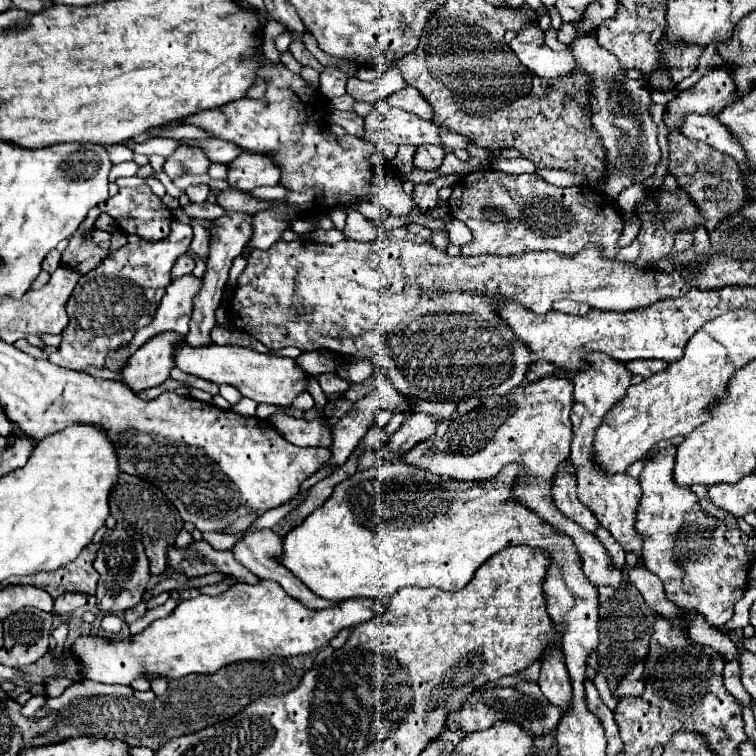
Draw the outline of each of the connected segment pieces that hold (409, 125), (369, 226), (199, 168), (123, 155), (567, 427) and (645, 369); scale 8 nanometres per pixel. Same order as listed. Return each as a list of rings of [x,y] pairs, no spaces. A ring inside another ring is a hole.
[[[385,101],[375,103],[371,115],[365,119],[367,141],[373,145],[395,143],[395,145],[421,145],[433,143],[433,123],[417,115],[389,107]]]
[[[344,208],[346,213],[346,225],[343,227],[345,239],[351,241],[367,241],[367,239],[377,239],[381,237],[381,229],[375,227],[367,217],[357,213],[355,209]]]
[[[181,145],[165,163],[165,173],[175,179],[179,175],[185,175],[185,173],[193,173],[193,175],[201,175],[201,173],[207,173],[209,169],[209,159],[205,157],[205,153],[201,149],[195,149],[195,147],[187,147],[187,145]]]
[[[109,145],[107,153],[109,153],[111,163],[123,163],[133,157],[133,151],[129,151],[125,145]]]
[[[543,377],[533,383],[519,385],[513,393],[505,397],[489,397],[481,405],[465,415],[455,417],[449,423],[449,429],[443,437],[429,437],[417,443],[403,461],[417,465],[425,471],[437,475],[449,475],[455,479],[488,479],[494,477],[507,465],[517,463],[521,467],[521,479],[515,485],[515,499],[525,507],[533,509],[543,521],[563,531],[577,545],[583,571],[593,581],[593,585],[613,585],[615,589],[627,587],[621,579],[621,569],[609,565],[605,547],[597,541],[595,535],[585,533],[575,521],[569,521],[557,513],[557,507],[551,497],[551,479],[557,471],[557,465],[569,457],[569,447],[573,439],[571,429],[571,405],[573,405],[573,383],[559,377]]]
[[[645,359],[645,361],[629,361],[629,363],[625,363],[627,365],[627,369],[633,373],[633,375],[641,375],[641,377],[651,377],[651,375],[655,375],[655,373],[661,373],[661,371],[665,371],[667,369],[667,361],[649,361],[649,359]]]

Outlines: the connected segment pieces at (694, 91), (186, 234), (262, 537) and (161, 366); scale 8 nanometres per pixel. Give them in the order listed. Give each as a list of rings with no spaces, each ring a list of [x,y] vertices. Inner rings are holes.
[[[729,67],[711,69],[691,89],[683,91],[673,103],[667,105],[667,113],[663,119],[669,129],[677,131],[681,125],[681,117],[685,117],[687,113],[717,115],[725,105],[733,101],[733,95],[735,85],[731,79],[731,69]]]
[[[173,221],[165,241],[129,243],[121,247],[121,255],[111,255],[97,269],[81,275],[67,301],[69,323],[61,333],[61,347],[49,359],[55,365],[75,371],[83,371],[87,365],[105,365],[105,357],[113,349],[127,345],[133,339],[133,331],[153,319],[165,287],[171,283],[171,267],[189,249],[191,237],[189,223]]]
[[[251,529],[245,533],[245,537],[241,541],[237,541],[233,545],[233,557],[243,565],[247,567],[253,575],[257,575],[259,579],[271,579],[275,583],[279,583],[291,597],[295,597],[297,601],[301,601],[305,607],[309,609],[325,609],[325,607],[331,607],[333,601],[325,601],[323,597],[317,597],[307,585],[301,585],[301,581],[289,573],[289,569],[285,569],[285,565],[279,563],[279,557],[281,557],[281,551],[283,551],[283,539],[271,531],[271,529]]]
[[[161,333],[161,337],[147,341],[127,359],[125,367],[121,369],[123,383],[135,393],[161,385],[173,369],[173,353],[179,339],[183,337],[177,333]]]

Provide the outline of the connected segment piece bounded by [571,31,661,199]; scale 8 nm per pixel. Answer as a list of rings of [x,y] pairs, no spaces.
[[[595,31],[579,35],[571,49],[577,65],[593,79],[589,115],[593,129],[601,137],[601,143],[607,151],[607,175],[597,189],[615,199],[625,187],[643,183],[647,177],[651,177],[661,161],[661,151],[657,145],[657,125],[649,115],[651,91],[645,81],[633,81],[625,77],[617,57],[597,45]]]

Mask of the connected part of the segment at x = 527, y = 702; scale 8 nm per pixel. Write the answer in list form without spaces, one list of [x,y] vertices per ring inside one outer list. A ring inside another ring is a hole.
[[[519,675],[511,677],[501,677],[499,681],[487,683],[479,689],[473,691],[473,695],[465,701],[463,709],[457,713],[449,715],[449,727],[451,729],[461,729],[465,733],[475,733],[475,731],[485,731],[497,721],[513,721],[525,729],[533,739],[547,735],[555,731],[557,723],[561,719],[561,709],[549,701],[545,701],[541,689],[537,683],[525,681]]]

